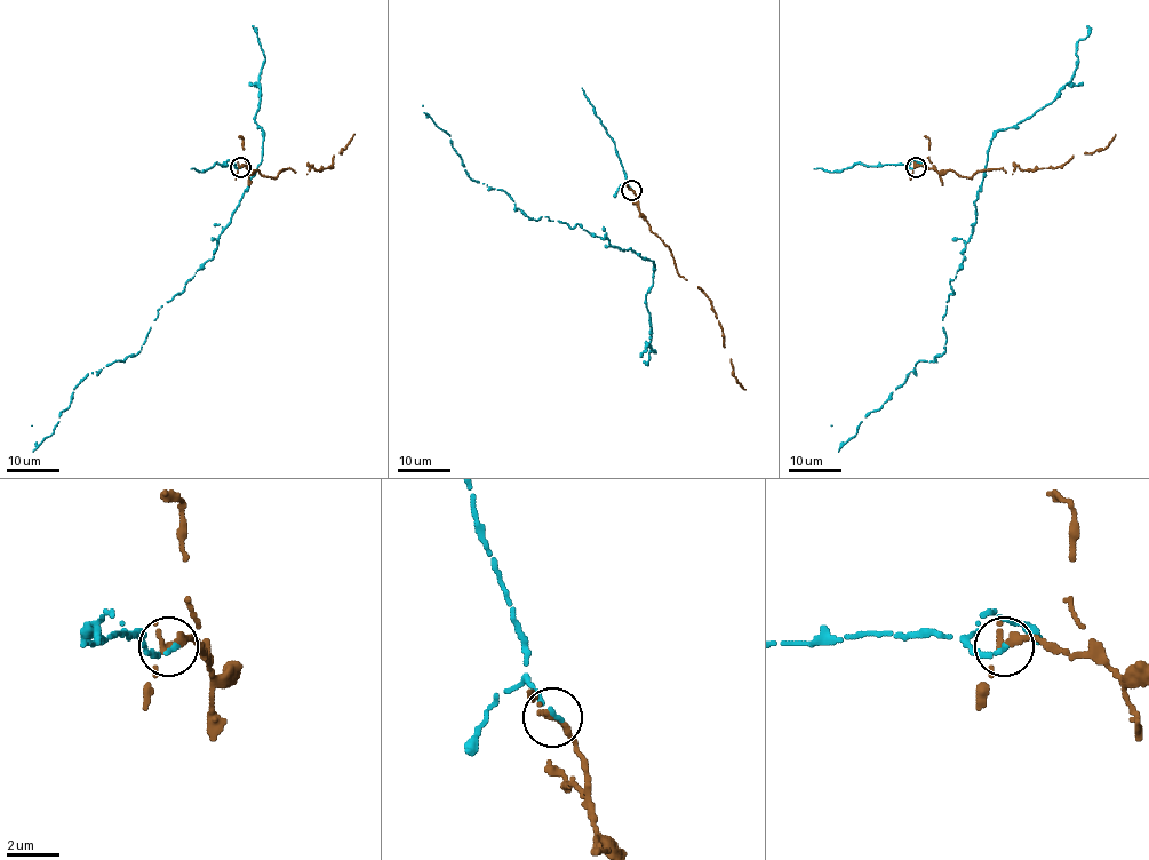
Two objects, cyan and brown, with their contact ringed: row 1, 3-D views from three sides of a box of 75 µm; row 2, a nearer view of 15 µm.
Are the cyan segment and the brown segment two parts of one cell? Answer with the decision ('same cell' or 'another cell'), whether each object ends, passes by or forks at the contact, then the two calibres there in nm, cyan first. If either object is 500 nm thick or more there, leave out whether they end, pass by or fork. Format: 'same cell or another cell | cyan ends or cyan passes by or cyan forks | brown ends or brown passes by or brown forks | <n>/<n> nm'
same cell | cyan ends | brown ends | 180/360 nm

